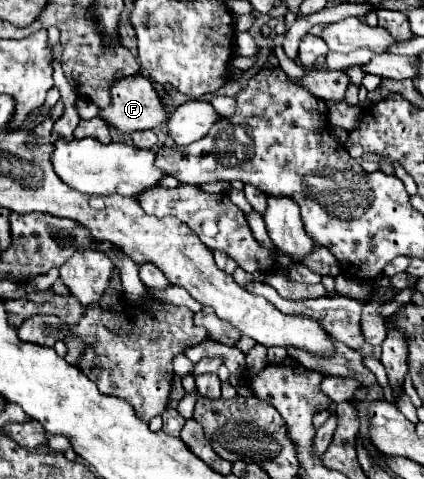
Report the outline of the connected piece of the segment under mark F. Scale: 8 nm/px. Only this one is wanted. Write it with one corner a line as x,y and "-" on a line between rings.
130,76
112,86
112,104
104,110
100,110
100,118
110,122
118,128
120,134
130,134
136,130
152,130
168,120
170,112
166,108
166,102
156,92
154,84
146,76

